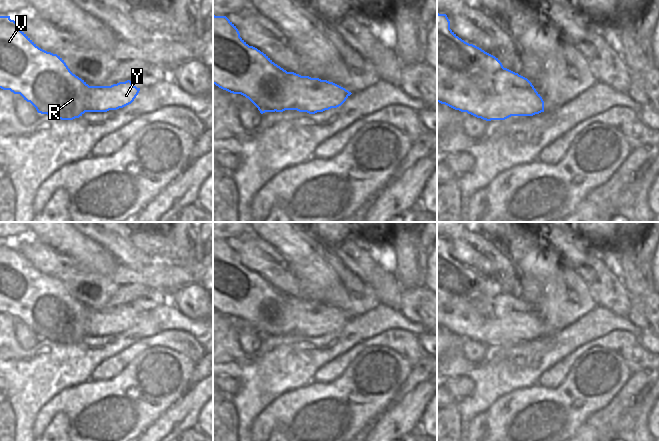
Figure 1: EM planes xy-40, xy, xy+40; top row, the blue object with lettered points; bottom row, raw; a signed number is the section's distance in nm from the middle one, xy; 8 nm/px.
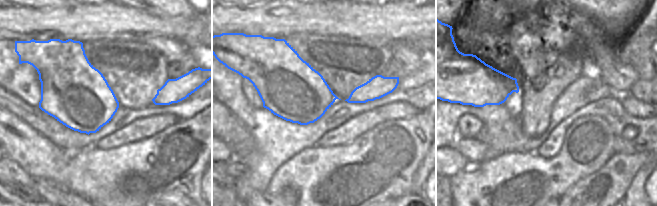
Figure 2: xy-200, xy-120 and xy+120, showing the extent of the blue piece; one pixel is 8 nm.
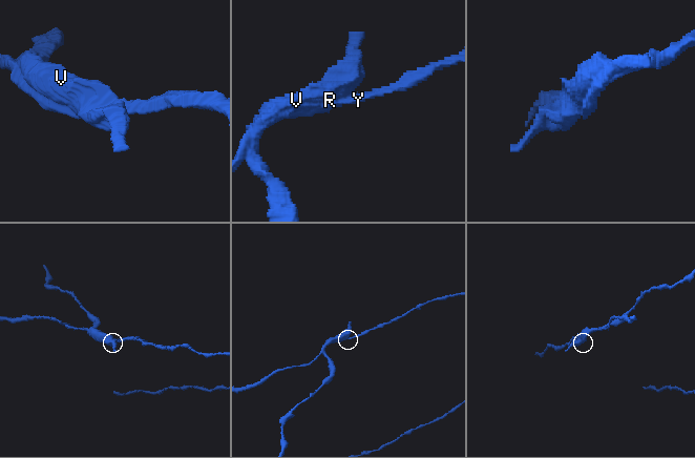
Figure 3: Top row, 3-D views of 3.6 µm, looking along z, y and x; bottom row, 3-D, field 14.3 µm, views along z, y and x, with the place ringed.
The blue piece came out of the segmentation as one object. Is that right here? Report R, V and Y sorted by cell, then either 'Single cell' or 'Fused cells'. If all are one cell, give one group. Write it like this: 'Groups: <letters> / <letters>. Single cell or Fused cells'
Groups: R V / Y. Fused cells.

